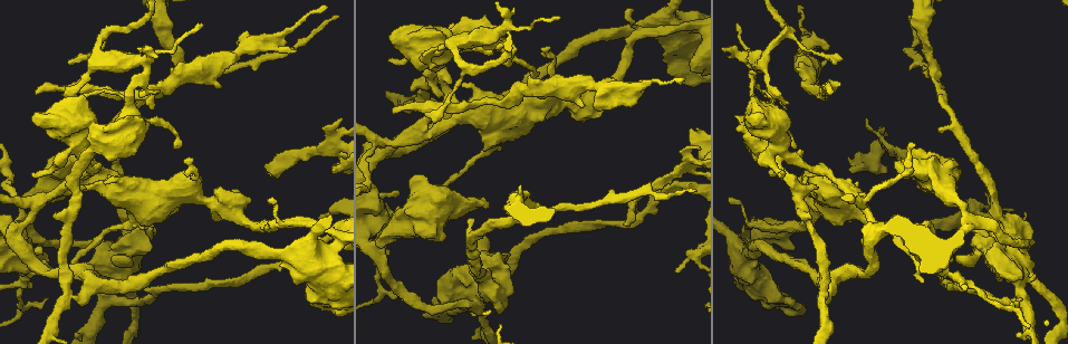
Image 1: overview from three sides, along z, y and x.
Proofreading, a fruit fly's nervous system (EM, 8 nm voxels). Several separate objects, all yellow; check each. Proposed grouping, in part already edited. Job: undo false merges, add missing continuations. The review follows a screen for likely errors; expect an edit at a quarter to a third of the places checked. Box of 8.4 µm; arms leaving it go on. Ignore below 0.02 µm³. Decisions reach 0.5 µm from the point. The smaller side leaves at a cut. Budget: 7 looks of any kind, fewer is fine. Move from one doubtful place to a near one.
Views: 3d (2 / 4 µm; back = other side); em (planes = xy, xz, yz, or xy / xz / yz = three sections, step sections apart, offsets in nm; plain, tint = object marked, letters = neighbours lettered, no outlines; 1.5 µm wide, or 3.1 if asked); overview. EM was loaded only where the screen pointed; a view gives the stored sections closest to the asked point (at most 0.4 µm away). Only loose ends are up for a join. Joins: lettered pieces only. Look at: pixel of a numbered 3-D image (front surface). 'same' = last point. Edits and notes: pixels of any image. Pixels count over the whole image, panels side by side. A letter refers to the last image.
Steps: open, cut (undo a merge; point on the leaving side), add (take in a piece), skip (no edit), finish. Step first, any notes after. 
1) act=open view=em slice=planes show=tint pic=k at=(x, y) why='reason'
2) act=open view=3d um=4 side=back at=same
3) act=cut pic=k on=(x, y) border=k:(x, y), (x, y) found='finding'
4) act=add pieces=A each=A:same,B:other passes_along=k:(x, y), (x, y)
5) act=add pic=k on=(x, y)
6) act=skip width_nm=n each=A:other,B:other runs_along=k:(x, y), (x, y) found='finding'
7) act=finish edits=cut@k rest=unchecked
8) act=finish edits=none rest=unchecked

act=open view=3d um=2 pic=1 at=(267, 173) why='branch stops here'

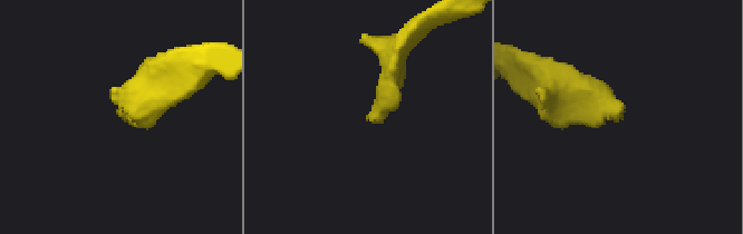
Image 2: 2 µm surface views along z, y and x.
act=open view=em slice=planes show=letters pic=2 at=(130, 121) why='now the EM'

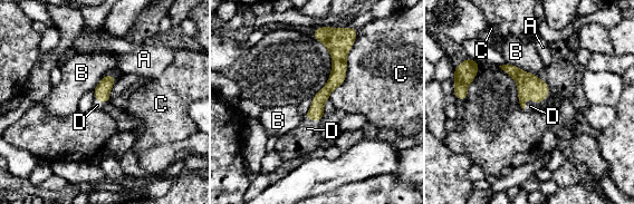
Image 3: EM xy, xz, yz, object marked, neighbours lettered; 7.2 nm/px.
act=add pieces=D each=A:other,B:other,C:other,D:same passes_along=3:(528, 85), (535, 102), (530, 106) found='it goes on there'

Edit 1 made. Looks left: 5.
act=open view=em slice=planes show=tint pic=1 at=(831, 91) why='an open end'

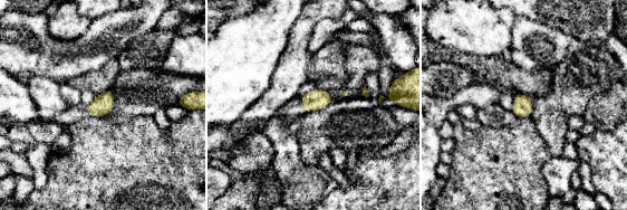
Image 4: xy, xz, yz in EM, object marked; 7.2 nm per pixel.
act=open view=em slice=planes show=letters at=same

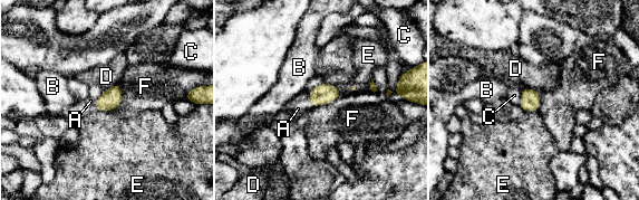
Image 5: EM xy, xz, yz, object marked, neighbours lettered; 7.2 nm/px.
act=add pieces=A width_nm=140 each=A:same,B:other,C:other,D:other,E:other,F:other passes_along=5:(326, 93), (310, 102), (298, 108) found='the neuron continues'

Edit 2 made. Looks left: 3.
act=open view=em slice=planes show=tint pic=1 at=(295, 50) why='an open end'

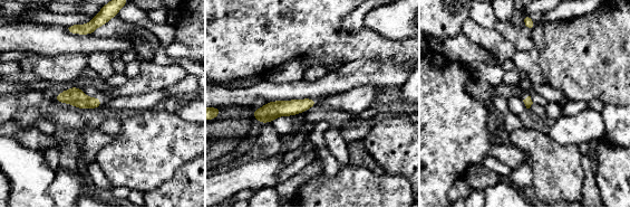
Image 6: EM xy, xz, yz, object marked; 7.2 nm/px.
act=open view=em slice=planes show=letters at=same

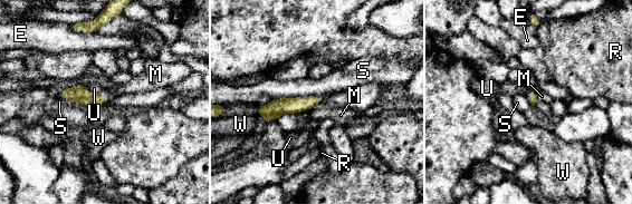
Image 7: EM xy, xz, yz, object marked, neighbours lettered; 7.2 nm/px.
act=skip each=E:other,M:other,R:other,S:other,U:other,W:other runs_along=7:(318, 99), (260, 110) found='no lettered piece goes on from it'

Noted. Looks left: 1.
act=finish edits=add@3,add@5 rest=unchecked

